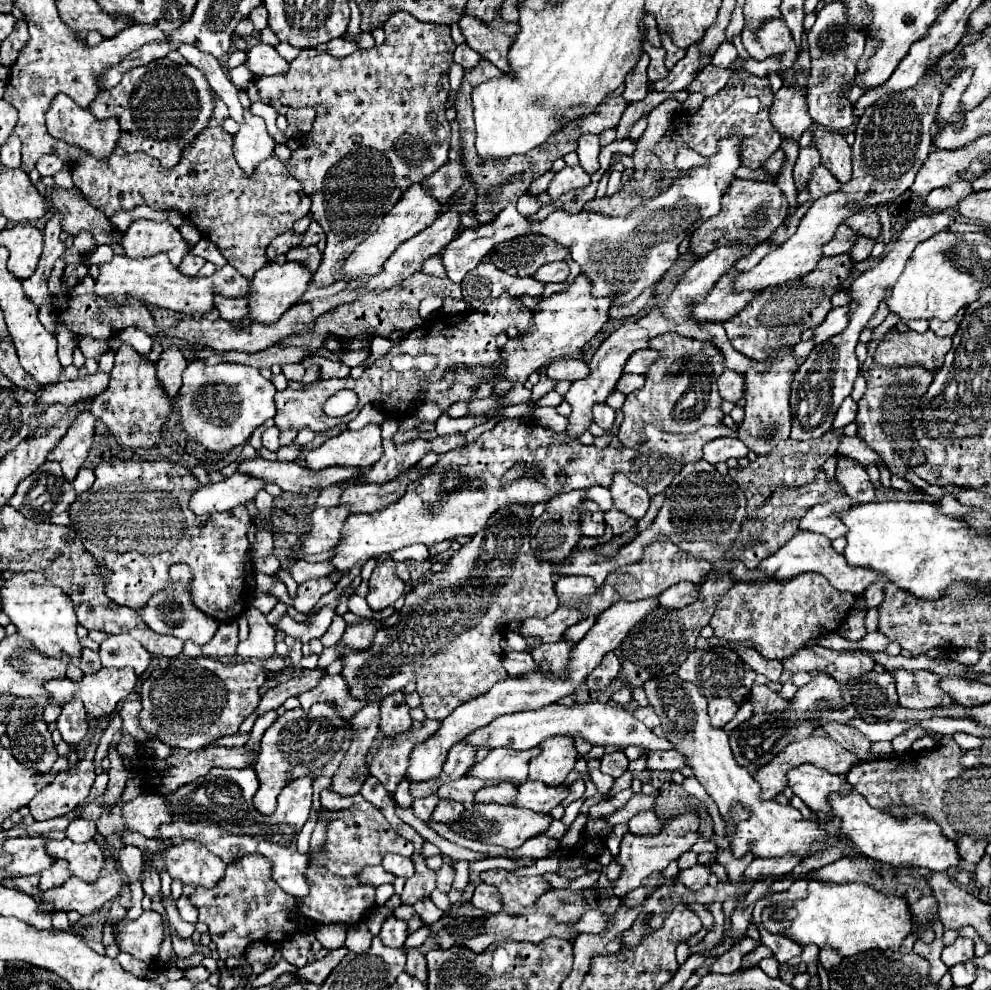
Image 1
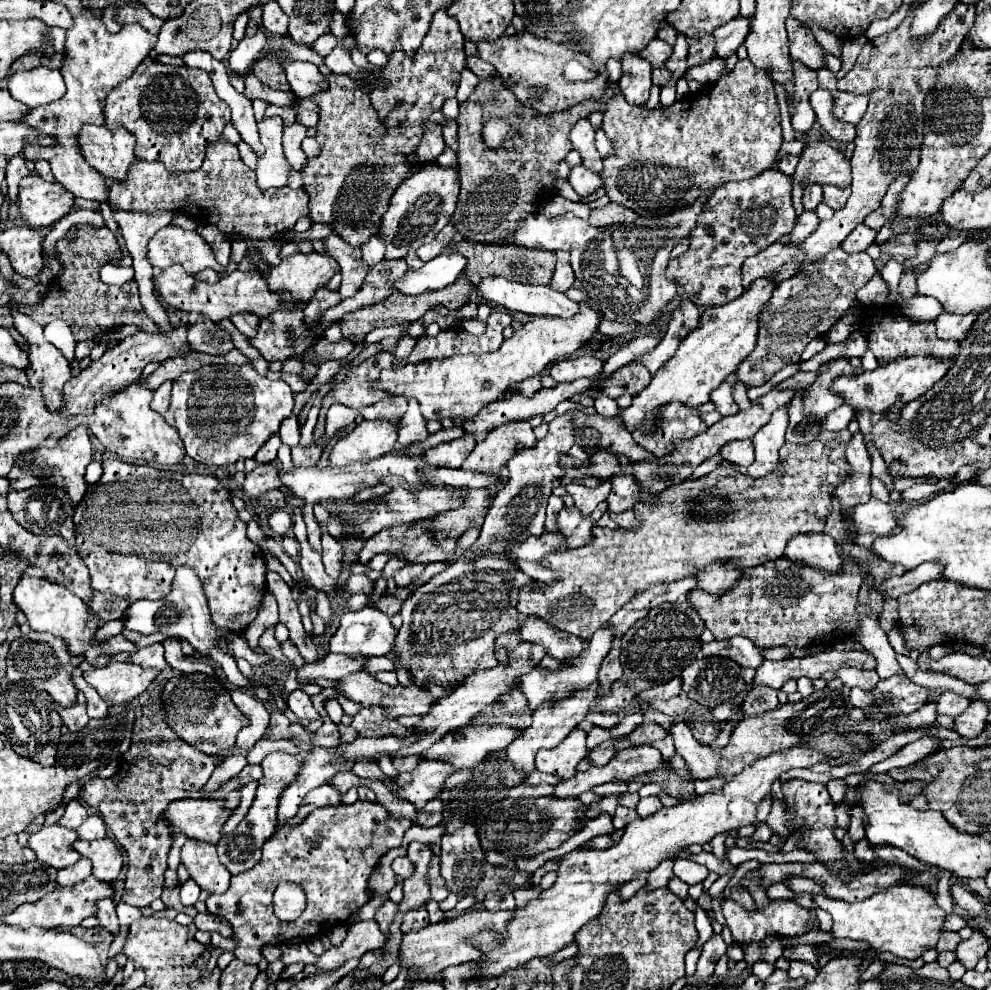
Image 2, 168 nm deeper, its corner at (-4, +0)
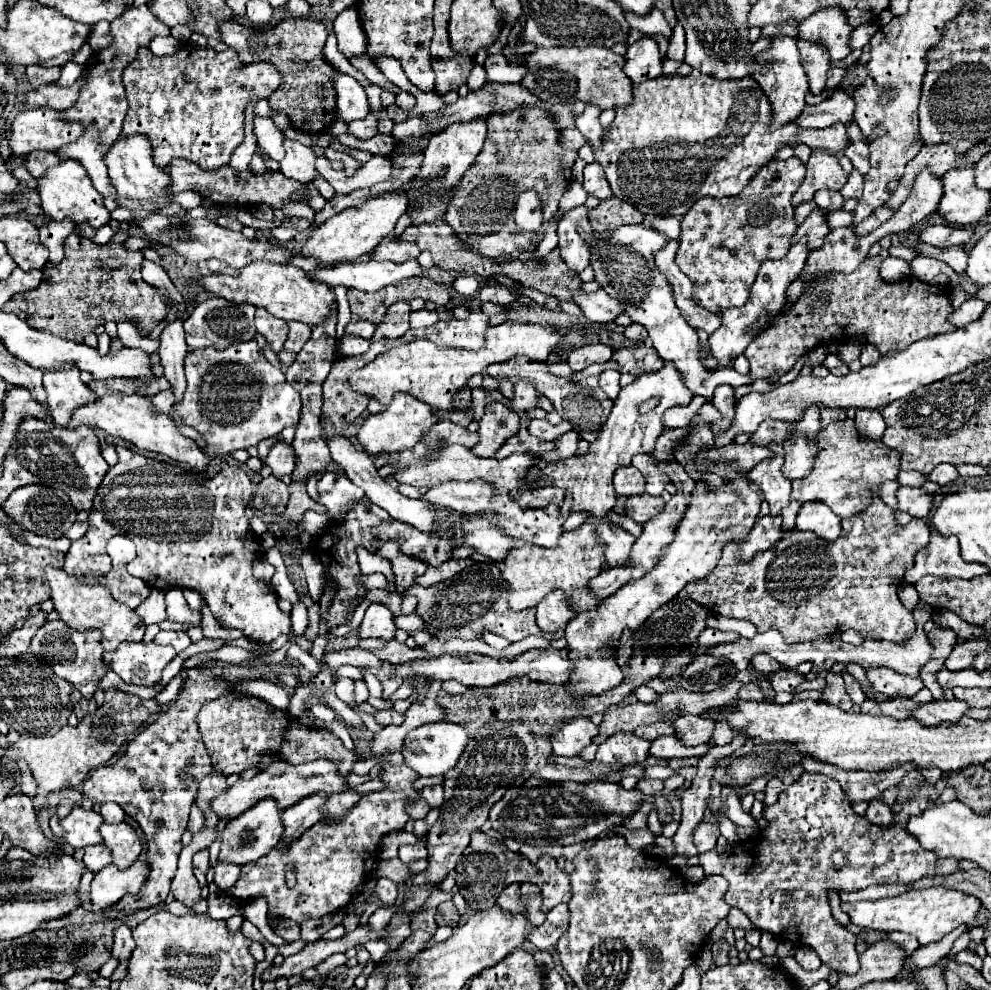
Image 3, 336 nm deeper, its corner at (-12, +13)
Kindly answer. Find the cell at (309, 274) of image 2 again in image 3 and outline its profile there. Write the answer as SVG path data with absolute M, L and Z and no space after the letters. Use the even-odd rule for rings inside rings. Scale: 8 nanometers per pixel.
M402 190L370 198L358 208L346 208L344 212L336 214L334 218L326 220L324 224L316 226L312 230L312 236L304 242L300 256L318 260L320 266L334 266L340 262L354 262L356 258L368 254L374 250L374 246L388 234L392 234L392 228L396 220L408 210L408 198Z

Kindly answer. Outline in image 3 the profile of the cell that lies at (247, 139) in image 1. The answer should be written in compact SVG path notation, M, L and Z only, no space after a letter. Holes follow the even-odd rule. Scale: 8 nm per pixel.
M284 136L284 150L286 150L286 156L280 160L280 172L286 178L308 184L310 180L314 180L318 176L318 172L314 168L316 156L314 156L312 148Z

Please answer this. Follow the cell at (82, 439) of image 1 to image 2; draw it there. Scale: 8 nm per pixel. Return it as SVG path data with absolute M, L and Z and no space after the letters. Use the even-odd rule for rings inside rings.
M80 425L80 427L72 429L70 435L64 437L52 449L38 447L38 449L34 449L26 457L24 457L24 453L20 453L6 479L10 481L10 489L14 489L14 491L22 491L22 489L30 489L30 487L40 487L40 485L60 487L60 489L64 489L70 495L70 501L76 507L80 503L80 499L84 497L86 489L88 489L84 473L86 473L86 465L90 461L92 461L92 445L90 445L90 437L88 437L88 429Z

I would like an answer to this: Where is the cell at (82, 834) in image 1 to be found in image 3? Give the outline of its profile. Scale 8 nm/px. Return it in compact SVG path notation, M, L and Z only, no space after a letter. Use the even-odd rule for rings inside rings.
M104 802L100 806L100 816L104 818L106 824L118 824L124 822L124 810L116 802Z

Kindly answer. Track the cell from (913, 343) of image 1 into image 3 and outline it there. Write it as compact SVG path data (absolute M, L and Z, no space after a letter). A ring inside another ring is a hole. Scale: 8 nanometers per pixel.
M868 256L850 274L824 274L818 280L812 280L798 302L784 308L776 322L746 348L744 356L750 362L750 376L782 376L804 352L810 352L816 344L832 338L846 342L854 334L864 334L870 344L882 354L888 354L896 346L908 346L920 338L956 330L948 322L948 314L954 310L948 298L948 286L932 286L916 278L888 284L880 278L878 268L880 256Z

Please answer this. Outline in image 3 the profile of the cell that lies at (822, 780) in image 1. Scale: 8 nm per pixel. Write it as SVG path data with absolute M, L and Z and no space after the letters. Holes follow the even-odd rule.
M804 772L794 784L786 786L780 792L776 804L764 808L764 818L770 822L768 828L762 828L762 832L744 842L742 848L738 844L724 856L720 856L716 850L702 852L698 854L698 860L706 874L720 874L728 880L730 888L724 900L730 906L740 908L758 930L766 930L778 938L810 946L812 950L816 950L822 962L830 964L832 970L854 974L858 972L858 952L854 948L856 936L832 918L828 906L828 890L854 892L872 884L910 884L922 876L932 876L938 860L936 854L924 850L920 842L916 842L916 838L906 832L908 816L922 814L926 808L932 806L932 798L938 798L936 788L924 784L918 792L912 794L912 802L892 806L896 820L892 828L878 828L870 826L866 818L854 814L848 798L834 778L816 772Z

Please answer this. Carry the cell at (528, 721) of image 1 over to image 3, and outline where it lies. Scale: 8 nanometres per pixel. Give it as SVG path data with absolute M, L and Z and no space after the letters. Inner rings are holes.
M432 722L432 724L424 724L416 730L412 730L406 736L406 742L402 746L402 754L406 764L416 770L420 776L444 776L448 770L452 770L452 766L456 766L460 754L464 752L464 748L470 742L470 732L466 730L464 724L454 724L454 722Z

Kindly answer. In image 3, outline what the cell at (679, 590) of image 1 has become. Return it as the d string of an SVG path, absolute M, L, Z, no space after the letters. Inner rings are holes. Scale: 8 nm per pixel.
M762 516L744 542L738 544L736 560L748 562L756 552L768 550L772 544L776 544L782 538L782 518L780 516Z

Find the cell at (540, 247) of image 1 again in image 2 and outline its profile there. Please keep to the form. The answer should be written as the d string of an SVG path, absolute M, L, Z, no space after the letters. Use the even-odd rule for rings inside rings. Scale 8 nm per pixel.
M469 241L452 242L451 251L458 251L466 257L466 267L464 273L472 281L472 285L480 283L484 277L506 277L510 281L520 281L520 283L538 283L538 285L548 285L554 273L554 263L556 255L552 251L540 251L540 249L528 249L528 247L518 247L518 245L482 245L473 244Z

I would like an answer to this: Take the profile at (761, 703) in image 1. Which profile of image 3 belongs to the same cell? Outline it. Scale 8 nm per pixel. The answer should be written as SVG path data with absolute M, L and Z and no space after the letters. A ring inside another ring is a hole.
M748 684L748 686L740 688L738 698L740 700L766 700L766 694L762 692L762 688L758 684Z

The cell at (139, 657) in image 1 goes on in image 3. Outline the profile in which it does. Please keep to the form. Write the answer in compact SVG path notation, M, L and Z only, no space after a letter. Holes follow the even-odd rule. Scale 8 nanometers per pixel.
M160 630L154 642L160 646L172 646L176 652L182 652L190 646L190 638L186 636L186 632L174 632L174 630L168 630L168 632Z

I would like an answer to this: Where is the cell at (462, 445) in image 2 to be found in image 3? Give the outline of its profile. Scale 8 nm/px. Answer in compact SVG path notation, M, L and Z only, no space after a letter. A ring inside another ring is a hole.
M492 402L486 406L486 412L480 420L480 442L470 448L472 454L480 458L490 458L496 454L496 450L518 432L520 428L520 416L508 410L502 402Z

